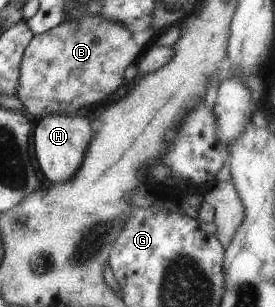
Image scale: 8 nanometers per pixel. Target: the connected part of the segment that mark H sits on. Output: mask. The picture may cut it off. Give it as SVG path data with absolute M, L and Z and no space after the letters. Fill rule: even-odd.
M50 114L38 119L32 134L34 156L38 161L38 168L49 183L64 184L70 182L72 176L76 176L74 172L78 172L78 168L82 166L82 158L93 134L89 121L75 114Z

